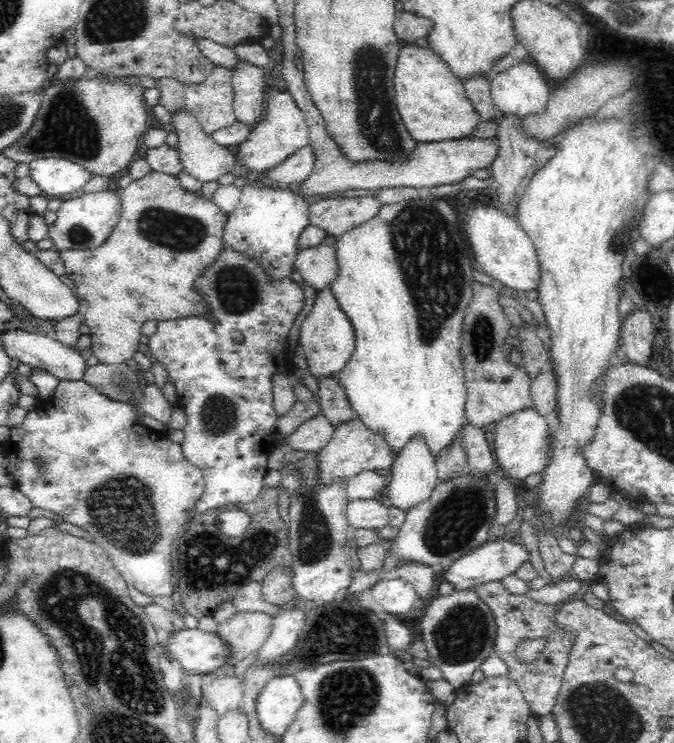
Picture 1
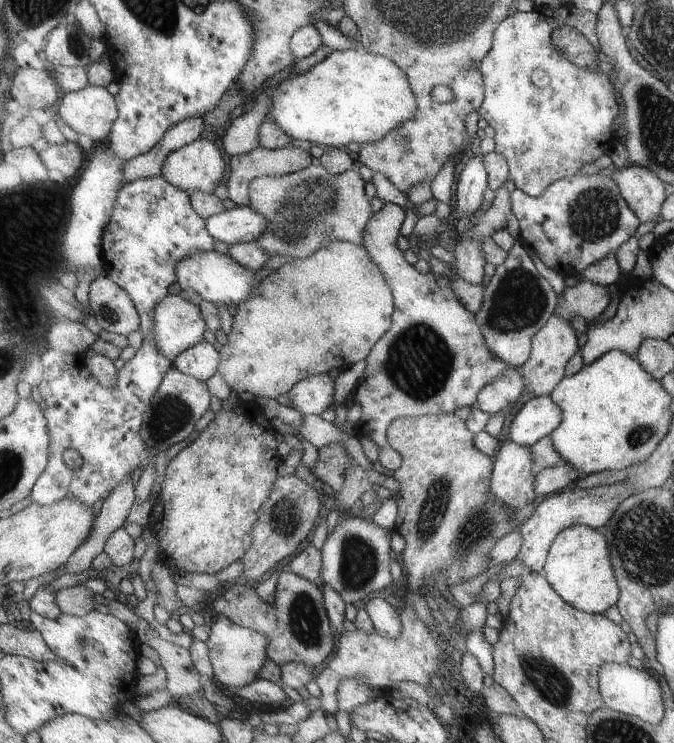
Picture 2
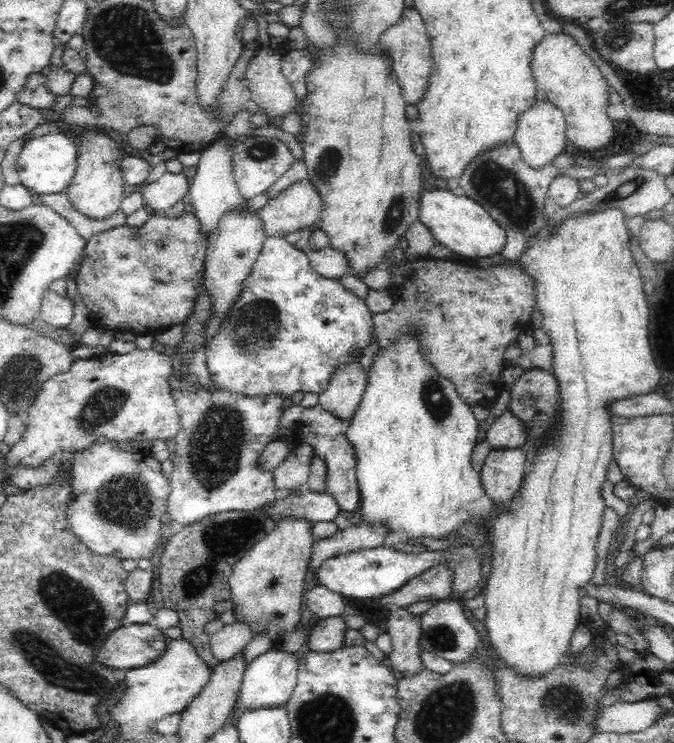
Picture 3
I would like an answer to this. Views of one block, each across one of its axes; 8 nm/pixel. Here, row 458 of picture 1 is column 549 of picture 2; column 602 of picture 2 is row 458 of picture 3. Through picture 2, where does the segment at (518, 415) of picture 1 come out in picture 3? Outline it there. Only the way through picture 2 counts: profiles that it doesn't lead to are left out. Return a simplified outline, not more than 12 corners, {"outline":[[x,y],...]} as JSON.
{"outline":[[492,450],[478,472],[488,498],[508,504],[528,458]]}

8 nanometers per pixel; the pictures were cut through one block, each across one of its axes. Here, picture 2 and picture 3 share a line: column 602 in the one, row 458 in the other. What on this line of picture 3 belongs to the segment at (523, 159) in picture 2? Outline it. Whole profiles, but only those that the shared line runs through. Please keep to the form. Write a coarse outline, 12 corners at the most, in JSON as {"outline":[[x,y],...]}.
{"outline":[[118,442],[16,464],[20,490],[70,464],[70,532],[96,556],[152,556],[162,464]]}

